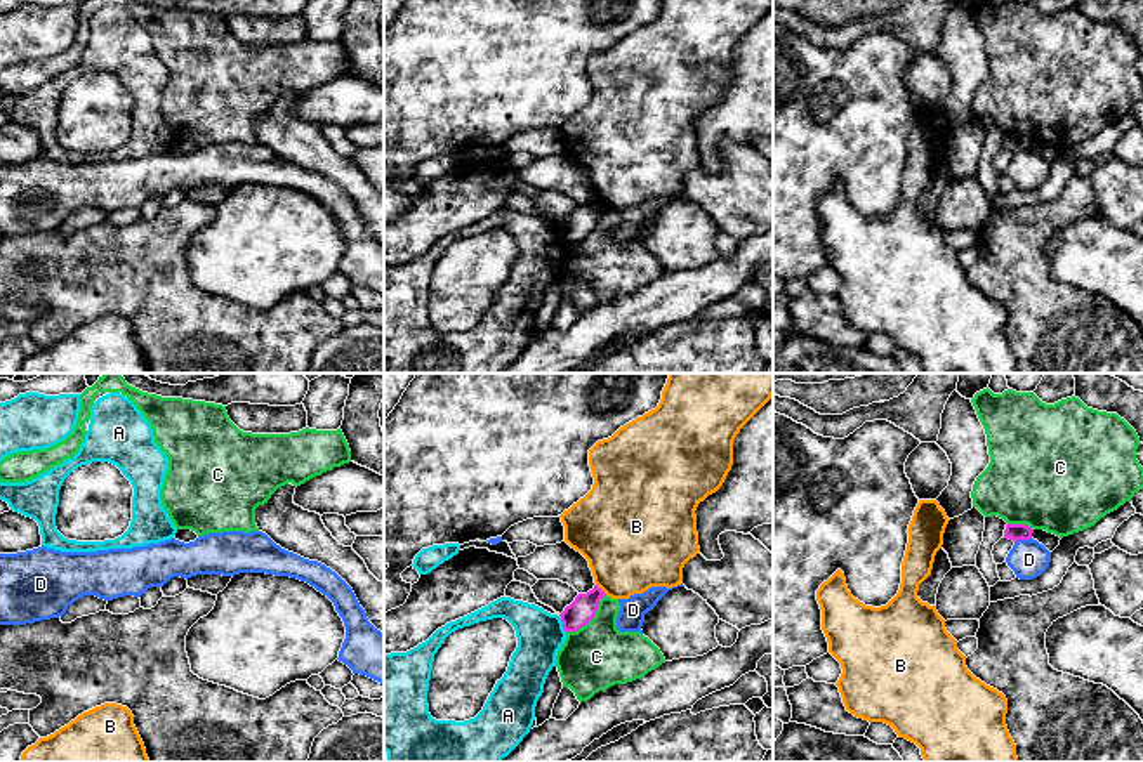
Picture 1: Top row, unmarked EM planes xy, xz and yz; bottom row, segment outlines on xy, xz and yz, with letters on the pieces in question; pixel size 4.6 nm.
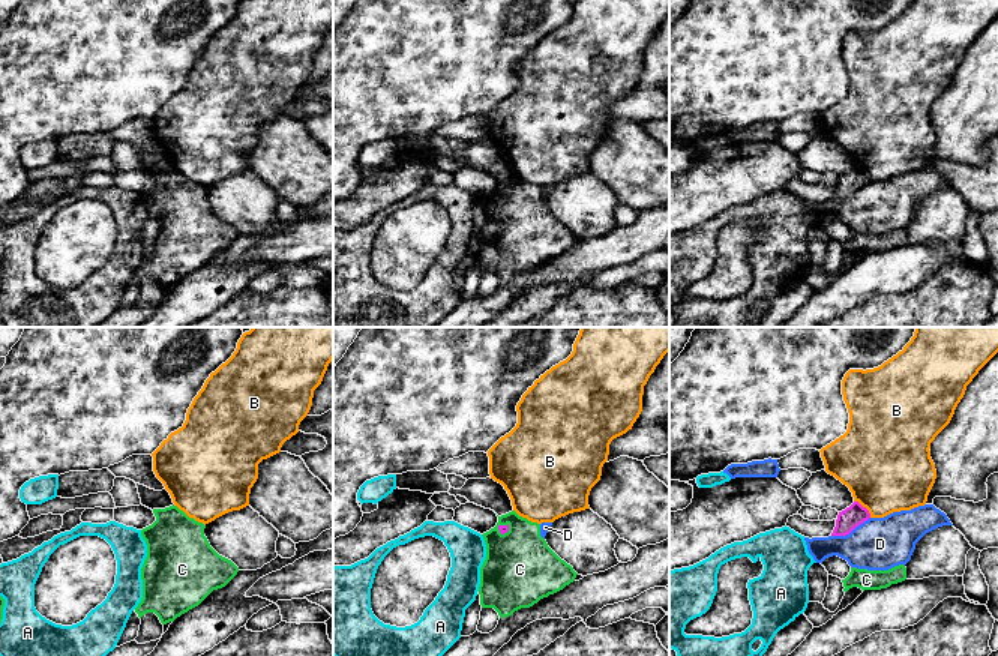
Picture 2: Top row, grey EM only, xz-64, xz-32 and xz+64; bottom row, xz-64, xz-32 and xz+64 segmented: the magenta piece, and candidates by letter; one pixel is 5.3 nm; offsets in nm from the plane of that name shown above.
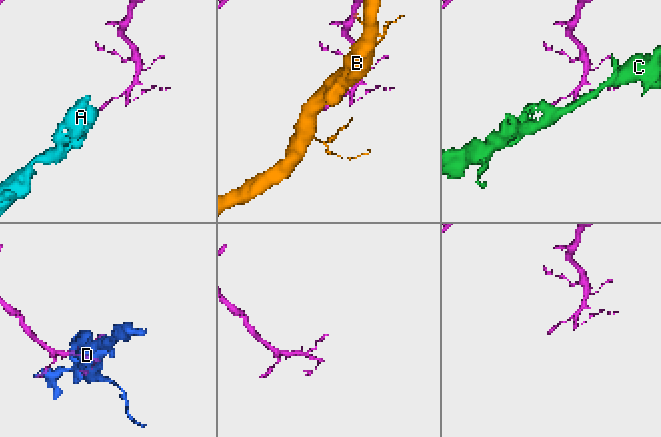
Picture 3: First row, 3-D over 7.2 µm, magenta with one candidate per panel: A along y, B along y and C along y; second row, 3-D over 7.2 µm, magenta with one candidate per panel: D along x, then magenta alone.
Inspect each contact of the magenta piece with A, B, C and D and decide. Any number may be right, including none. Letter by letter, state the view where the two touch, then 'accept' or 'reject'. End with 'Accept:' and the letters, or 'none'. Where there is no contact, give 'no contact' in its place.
A: contact in xz; reject
B: contact in xz; reject
C: contact in xz; reject
D: contact in yz; reject
Accept: none

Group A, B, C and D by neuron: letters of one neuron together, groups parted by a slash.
A / B / C / D

